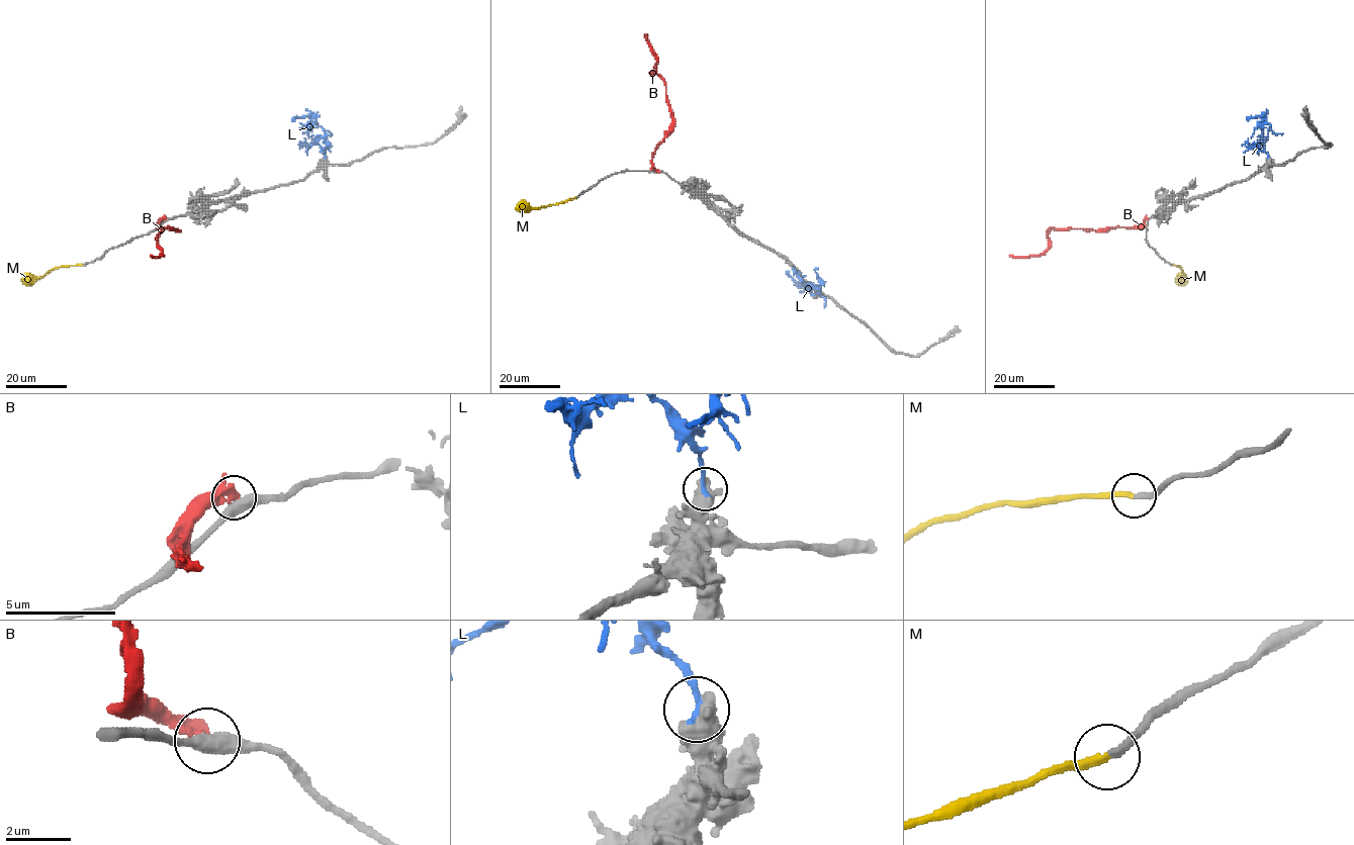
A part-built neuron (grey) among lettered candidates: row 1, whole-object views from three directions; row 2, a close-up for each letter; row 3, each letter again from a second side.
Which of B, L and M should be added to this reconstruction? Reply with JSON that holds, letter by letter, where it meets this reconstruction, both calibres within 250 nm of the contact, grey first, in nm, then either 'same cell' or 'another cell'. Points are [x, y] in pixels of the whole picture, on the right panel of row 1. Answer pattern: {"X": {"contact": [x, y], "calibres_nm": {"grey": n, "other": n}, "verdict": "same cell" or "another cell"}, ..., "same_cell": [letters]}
{"B": {"contact": [1147, 218], "calibres_nm": {"grey": 480, "other": 280}, "verdict": "another cell"}, "L": {"contact": [1268, 157], "calibres_nm": {"grey": 750, "other": 280}, "verdict": "another cell"}, "M": {"contact": [1173, 265], "calibres_nm": {"grey": 240, "other": 240}, "verdict": "same cell"}, "same_cell": ["M"]}

